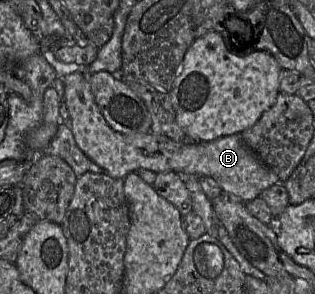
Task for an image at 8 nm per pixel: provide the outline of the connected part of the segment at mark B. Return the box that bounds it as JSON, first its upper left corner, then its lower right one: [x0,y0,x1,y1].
[53,71,279,203]

